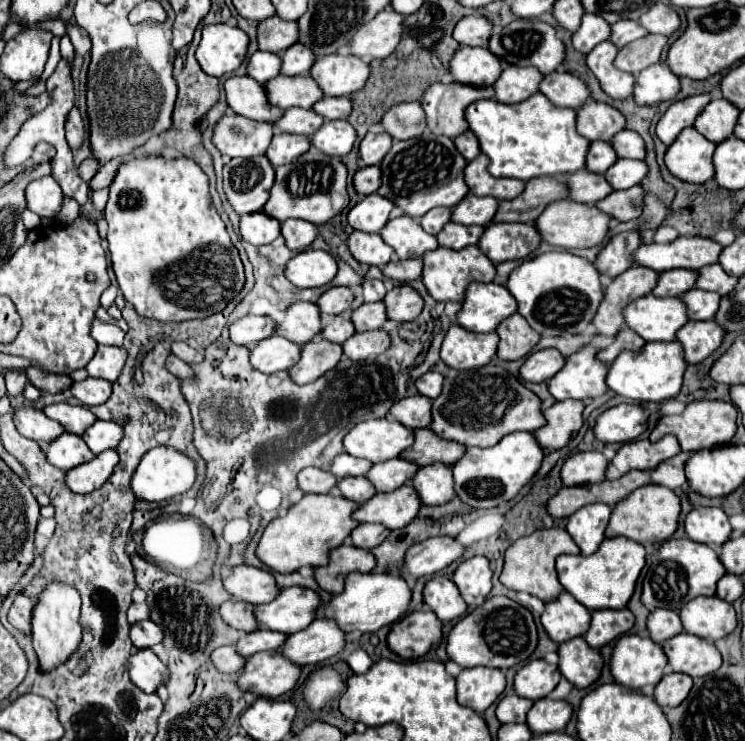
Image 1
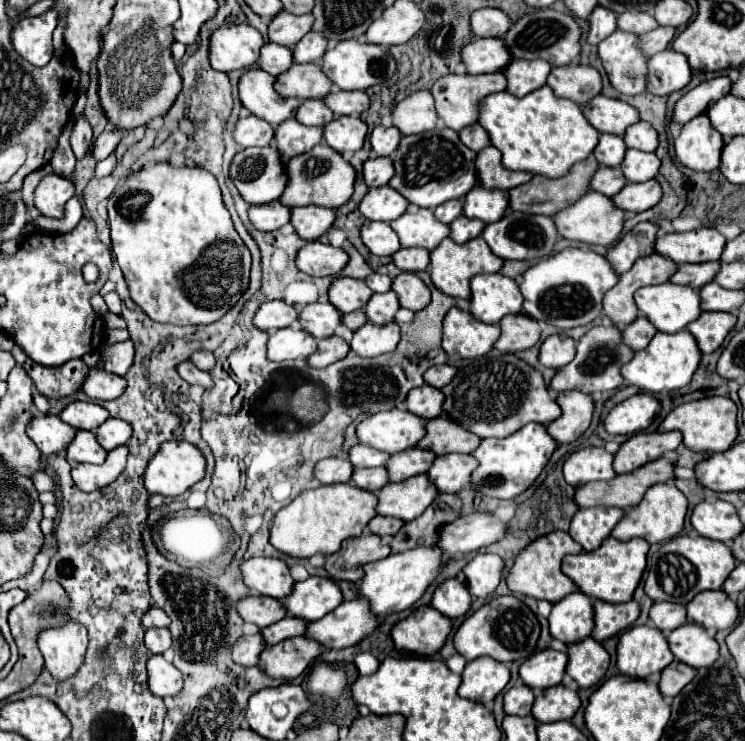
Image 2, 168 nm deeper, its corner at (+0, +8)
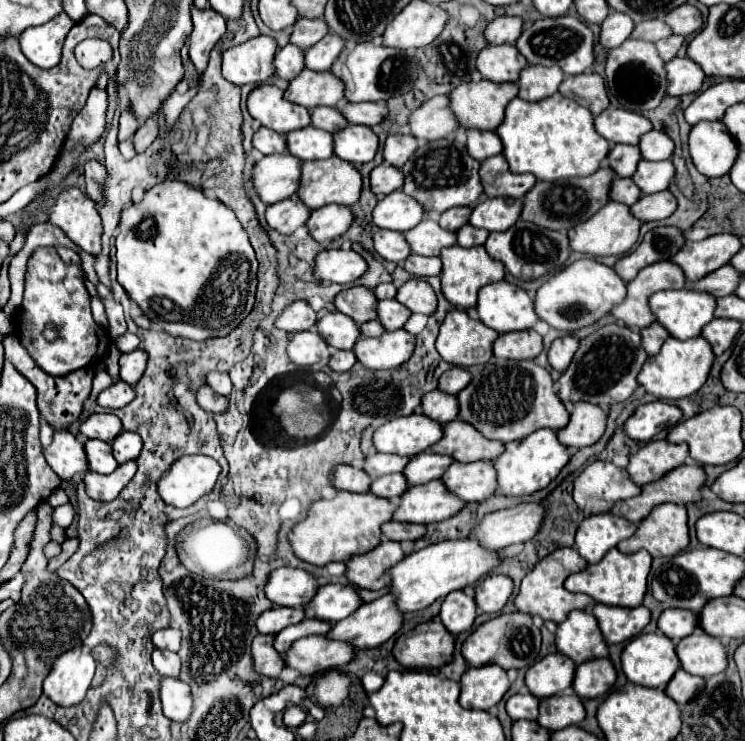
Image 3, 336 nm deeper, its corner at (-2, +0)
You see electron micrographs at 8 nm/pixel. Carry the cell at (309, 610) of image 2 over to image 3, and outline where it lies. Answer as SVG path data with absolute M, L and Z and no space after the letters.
M325 585L319 587L317 595L311 599L307 609L315 611L317 619L337 623L359 609L361 597L351 585Z

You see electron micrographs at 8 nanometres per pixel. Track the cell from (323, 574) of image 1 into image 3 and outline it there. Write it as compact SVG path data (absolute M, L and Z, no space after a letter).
M385 539L373 551L355 555L347 561L347 579L361 589L383 589L389 585L385 573L403 557L401 543Z

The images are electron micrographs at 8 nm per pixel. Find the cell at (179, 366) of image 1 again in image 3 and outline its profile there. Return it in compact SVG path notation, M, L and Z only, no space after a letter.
M203 385L199 391L197 391L197 401L199 405L209 411L209 413L223 413L229 405L227 405L227 397L221 397L217 395L209 385Z

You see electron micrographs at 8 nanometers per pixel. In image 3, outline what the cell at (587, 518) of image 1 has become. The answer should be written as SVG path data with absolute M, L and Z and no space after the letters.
M611 513L593 515L581 521L575 535L575 547L587 563L599 563L609 549L613 549L619 541L629 539L635 531L637 525L625 517Z

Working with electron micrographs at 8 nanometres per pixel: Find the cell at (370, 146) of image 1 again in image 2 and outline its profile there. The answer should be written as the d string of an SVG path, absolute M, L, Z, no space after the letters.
M383 125L375 127L373 133L369 135L369 143L375 155L391 155L397 149L399 139L401 139L401 133L397 127L383 127Z

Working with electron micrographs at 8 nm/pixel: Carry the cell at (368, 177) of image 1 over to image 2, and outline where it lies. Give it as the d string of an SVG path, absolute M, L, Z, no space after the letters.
M377 157L367 159L363 163L363 179L367 187L381 187L387 185L387 181L393 175L393 163L389 157Z

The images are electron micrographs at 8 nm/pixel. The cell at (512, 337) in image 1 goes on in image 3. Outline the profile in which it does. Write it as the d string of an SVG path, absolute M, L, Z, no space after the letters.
M513 331L503 333L493 343L493 355L499 359L535 359L543 351L543 339L537 331Z

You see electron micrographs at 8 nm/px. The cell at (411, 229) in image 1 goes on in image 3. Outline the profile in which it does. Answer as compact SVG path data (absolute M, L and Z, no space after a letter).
M423 219L417 227L405 233L411 251L417 255L439 255L441 249L451 247L457 243L455 233L449 233L439 227L439 223L431 219Z

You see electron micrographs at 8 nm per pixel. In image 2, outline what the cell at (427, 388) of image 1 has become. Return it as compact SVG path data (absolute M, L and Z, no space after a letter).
M435 365L435 367L425 371L423 379L425 379L427 385L441 389L443 385L447 385L453 379L453 375L455 375L455 367L451 367L451 365Z

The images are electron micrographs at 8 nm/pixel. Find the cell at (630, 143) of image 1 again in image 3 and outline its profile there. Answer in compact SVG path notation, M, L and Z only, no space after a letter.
M653 129L651 133L645 133L641 137L639 149L641 149L643 159L661 161L661 159L671 159L673 149L675 149L675 143L673 143L673 139L667 133Z

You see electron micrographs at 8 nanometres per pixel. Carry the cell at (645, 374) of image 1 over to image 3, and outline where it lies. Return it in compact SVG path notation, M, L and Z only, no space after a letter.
M701 335L687 339L687 341L669 337L657 355L647 357L637 381L639 381L639 385L645 387L647 393L655 395L657 399L671 399L671 401L683 399L703 387L703 383L709 377L713 359L715 359L715 355L711 351L711 345Z

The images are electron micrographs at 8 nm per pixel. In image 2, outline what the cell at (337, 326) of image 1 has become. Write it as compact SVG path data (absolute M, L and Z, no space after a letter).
M351 311L351 313L341 315L341 323L343 323L345 327L349 327L351 331L357 331L361 325L367 323L367 317L365 317L363 311Z

